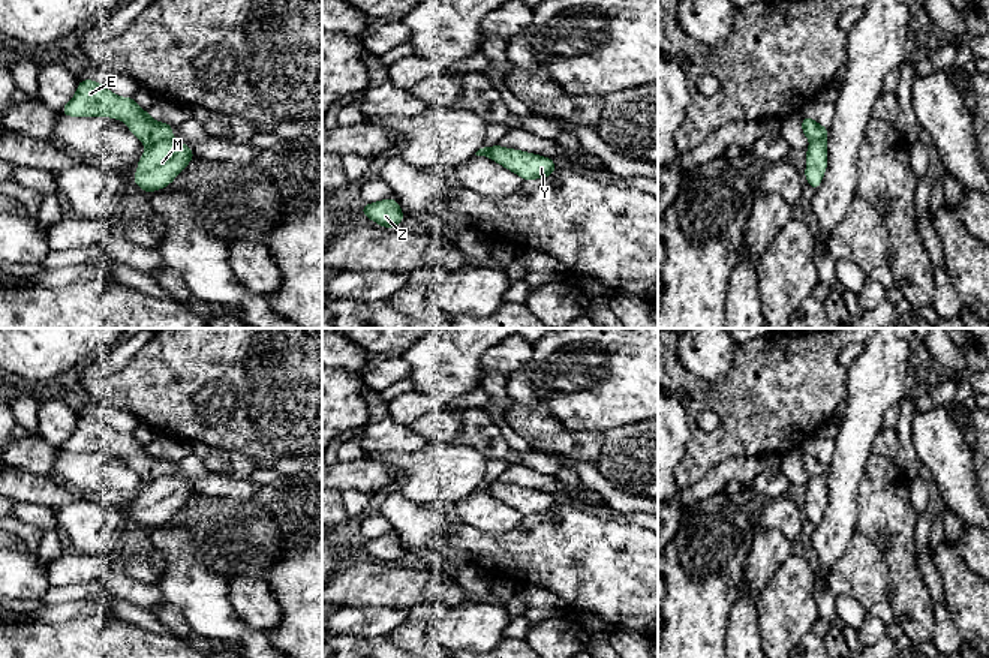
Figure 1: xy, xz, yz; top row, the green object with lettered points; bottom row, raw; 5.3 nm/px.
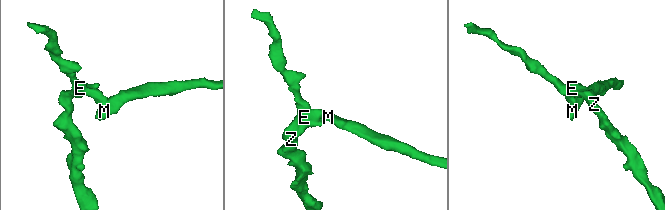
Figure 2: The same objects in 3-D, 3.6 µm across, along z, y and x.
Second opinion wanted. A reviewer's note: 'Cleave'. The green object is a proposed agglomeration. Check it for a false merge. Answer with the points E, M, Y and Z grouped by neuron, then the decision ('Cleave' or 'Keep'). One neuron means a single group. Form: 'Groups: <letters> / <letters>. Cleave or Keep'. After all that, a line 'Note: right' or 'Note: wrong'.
Groups: E Z / M Y. Cleave
Note: right

